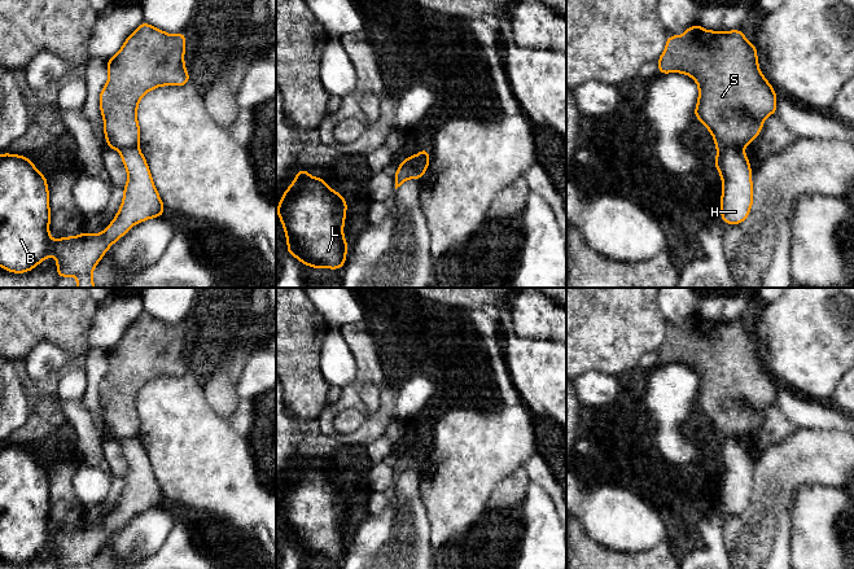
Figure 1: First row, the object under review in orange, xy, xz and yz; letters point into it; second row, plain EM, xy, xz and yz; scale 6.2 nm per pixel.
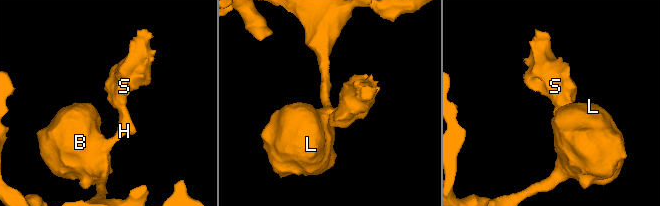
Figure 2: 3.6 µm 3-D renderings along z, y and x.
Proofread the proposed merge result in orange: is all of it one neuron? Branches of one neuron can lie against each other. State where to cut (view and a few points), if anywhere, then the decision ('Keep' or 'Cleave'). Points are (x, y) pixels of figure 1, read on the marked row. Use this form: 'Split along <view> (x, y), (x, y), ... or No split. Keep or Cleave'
Split along yz (741, 148), (721, 148), (718, 150). Cleave

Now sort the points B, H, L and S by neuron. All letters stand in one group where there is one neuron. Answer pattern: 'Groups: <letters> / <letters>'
Groups: B H L / S

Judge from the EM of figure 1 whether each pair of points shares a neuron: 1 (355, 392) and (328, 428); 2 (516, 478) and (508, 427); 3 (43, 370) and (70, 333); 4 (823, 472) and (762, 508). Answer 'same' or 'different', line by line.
1: same
2: different
3: different
4: same

